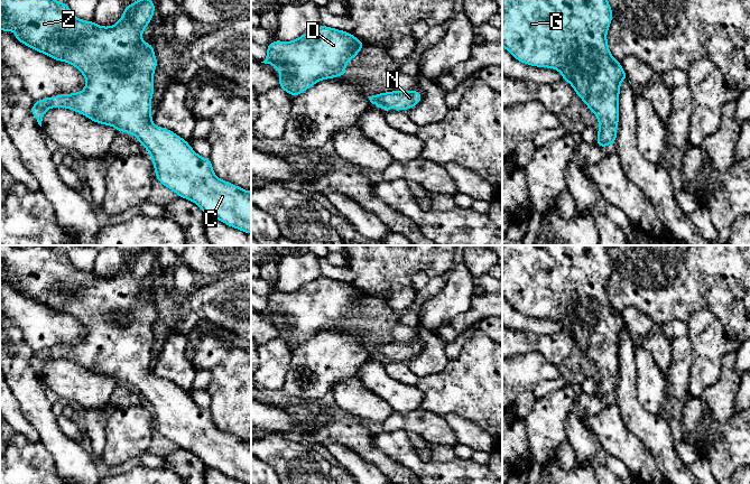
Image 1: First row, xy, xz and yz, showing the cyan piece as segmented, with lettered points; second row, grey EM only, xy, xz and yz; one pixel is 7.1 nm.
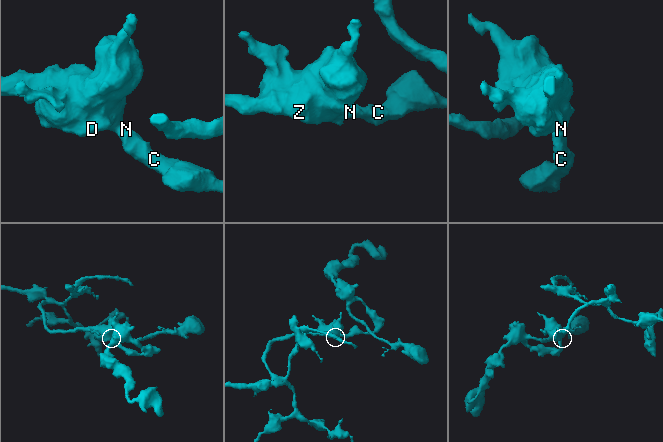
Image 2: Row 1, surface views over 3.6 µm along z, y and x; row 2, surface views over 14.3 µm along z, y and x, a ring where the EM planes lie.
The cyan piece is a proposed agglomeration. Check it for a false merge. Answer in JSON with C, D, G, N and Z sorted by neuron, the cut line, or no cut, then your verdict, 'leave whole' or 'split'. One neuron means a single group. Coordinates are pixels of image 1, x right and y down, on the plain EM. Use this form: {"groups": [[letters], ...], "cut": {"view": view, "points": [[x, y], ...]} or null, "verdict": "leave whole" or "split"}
{"groups": [["C", "D", "G", "N", "Z"]], "cut": null, "verdict": "leave whole"}

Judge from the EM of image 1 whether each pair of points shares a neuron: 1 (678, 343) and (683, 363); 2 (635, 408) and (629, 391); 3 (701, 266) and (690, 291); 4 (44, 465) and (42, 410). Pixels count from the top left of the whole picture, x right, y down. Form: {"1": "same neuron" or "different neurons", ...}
{"1": "same neuron", "2": "same neuron", "3": "same neuron", "4": "different neurons"}

